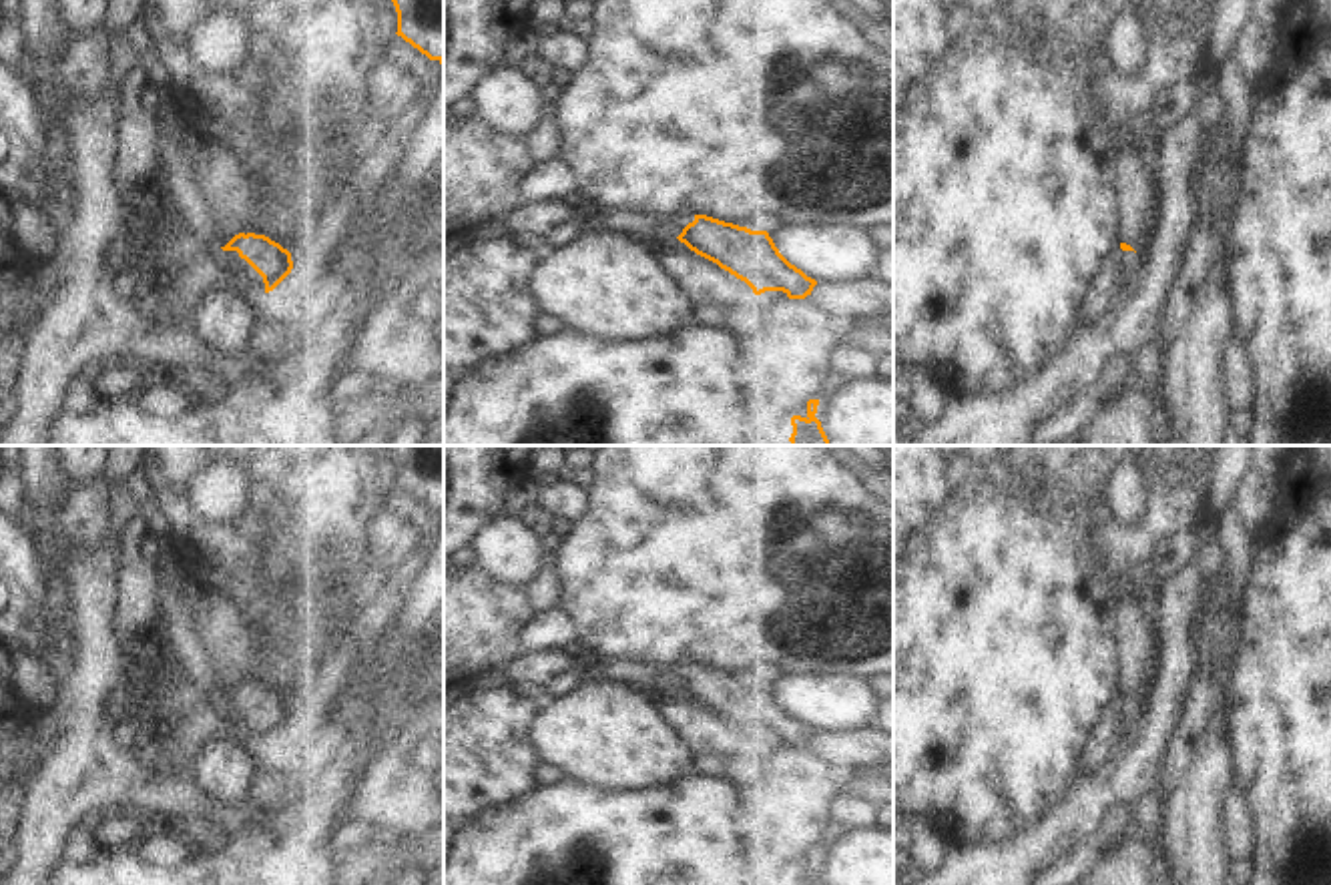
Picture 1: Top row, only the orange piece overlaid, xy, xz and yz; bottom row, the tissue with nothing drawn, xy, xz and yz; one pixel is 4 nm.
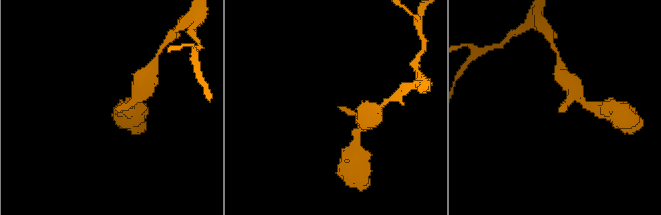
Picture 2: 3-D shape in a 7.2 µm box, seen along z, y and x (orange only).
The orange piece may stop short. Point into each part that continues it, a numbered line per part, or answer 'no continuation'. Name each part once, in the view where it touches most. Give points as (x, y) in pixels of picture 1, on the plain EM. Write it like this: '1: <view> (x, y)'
1: xy (239, 725)

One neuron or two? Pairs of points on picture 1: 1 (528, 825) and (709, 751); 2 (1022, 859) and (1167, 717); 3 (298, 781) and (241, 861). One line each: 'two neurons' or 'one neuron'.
1: two neurons
2: one neuron
3: one neuron

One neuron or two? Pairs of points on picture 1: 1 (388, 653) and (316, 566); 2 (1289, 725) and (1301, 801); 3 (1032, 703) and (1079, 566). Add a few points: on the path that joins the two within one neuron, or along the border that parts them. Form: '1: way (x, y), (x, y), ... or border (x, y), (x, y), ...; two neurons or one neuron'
1: way (370, 629), (366, 607), (340, 586); one neuron
2: way (1301, 743), (1301, 783); one neuron
3: way (1032, 669), (1032, 613), (1044, 601); one neuron

